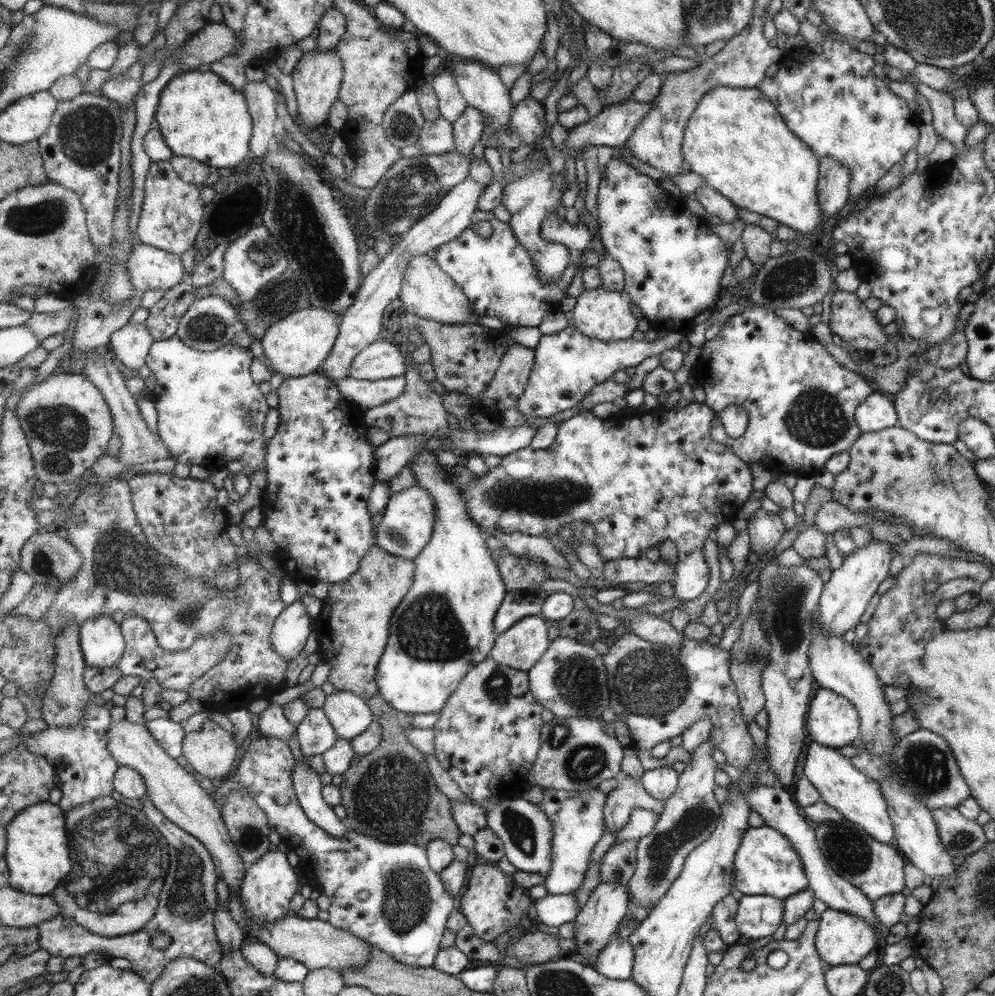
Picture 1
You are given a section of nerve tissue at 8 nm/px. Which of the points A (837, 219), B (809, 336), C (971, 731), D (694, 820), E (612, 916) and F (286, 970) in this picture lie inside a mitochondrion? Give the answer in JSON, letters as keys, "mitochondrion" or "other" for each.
{"A":"other","B":"other","C":"other","D":"mitochondrion","E":"other","F":"other"}

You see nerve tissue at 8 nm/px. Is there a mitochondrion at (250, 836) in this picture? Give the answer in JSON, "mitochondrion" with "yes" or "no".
{"mitochondrion":"yes"}

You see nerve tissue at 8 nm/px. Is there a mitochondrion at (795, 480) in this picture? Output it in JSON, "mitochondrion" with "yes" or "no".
{"mitochondrion":"no"}

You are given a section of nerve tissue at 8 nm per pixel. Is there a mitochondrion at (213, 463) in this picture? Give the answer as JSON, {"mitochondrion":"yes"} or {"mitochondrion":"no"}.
{"mitochondrion":"no"}

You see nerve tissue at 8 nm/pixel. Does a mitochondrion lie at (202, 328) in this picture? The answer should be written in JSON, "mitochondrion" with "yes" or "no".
{"mitochondrion":"yes"}

